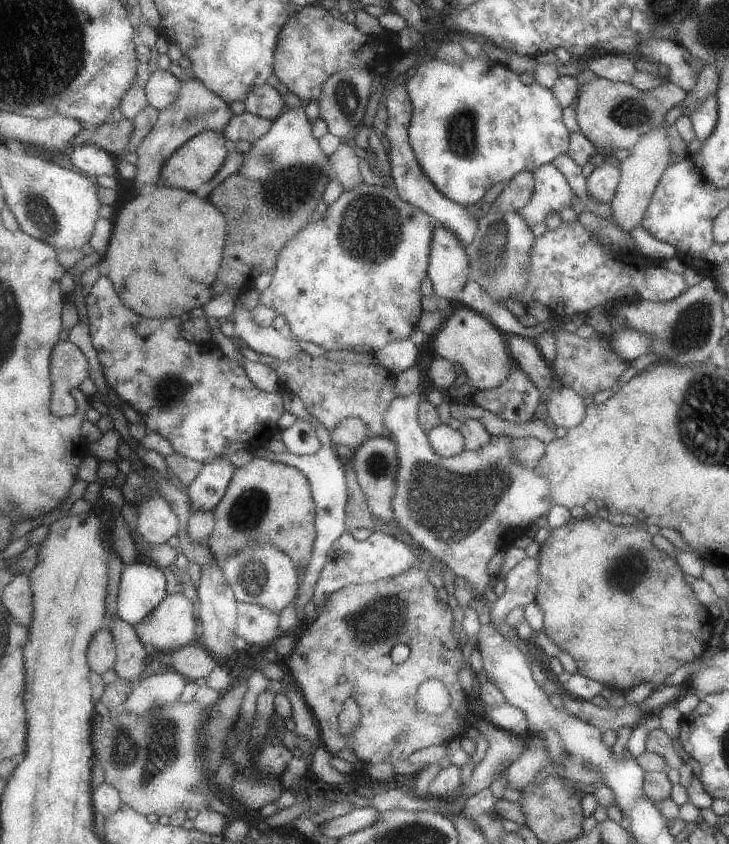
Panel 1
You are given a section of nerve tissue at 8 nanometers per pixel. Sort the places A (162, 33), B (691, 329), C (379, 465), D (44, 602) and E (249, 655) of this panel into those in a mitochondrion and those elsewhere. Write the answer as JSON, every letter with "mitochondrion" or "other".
{"A":"other","B":"mitochondrion","C":"mitochondrion","D":"other","E":"other"}

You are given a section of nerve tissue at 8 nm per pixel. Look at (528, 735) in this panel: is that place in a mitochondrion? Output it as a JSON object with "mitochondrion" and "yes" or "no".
{"mitochondrion":"no"}

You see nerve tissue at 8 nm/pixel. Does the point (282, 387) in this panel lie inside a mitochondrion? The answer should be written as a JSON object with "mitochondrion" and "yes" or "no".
{"mitochondrion":"no"}

